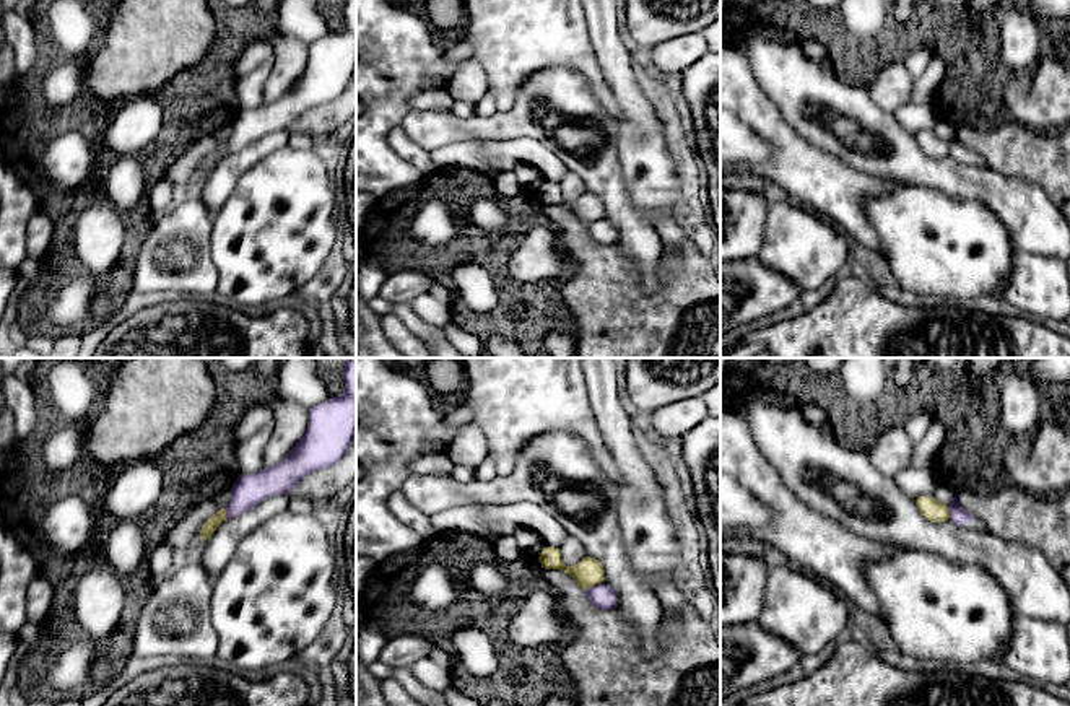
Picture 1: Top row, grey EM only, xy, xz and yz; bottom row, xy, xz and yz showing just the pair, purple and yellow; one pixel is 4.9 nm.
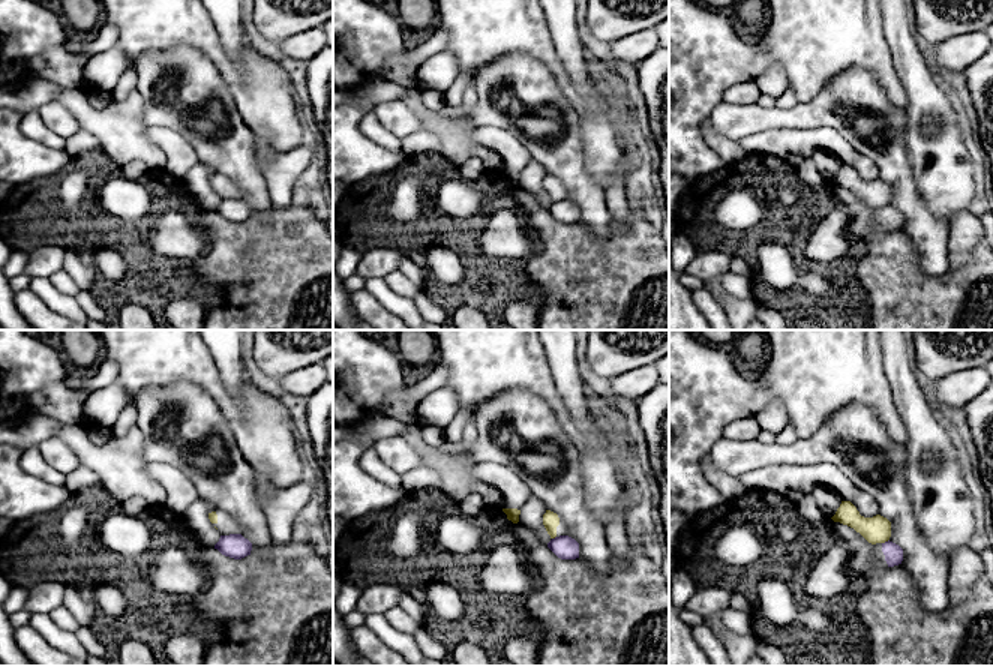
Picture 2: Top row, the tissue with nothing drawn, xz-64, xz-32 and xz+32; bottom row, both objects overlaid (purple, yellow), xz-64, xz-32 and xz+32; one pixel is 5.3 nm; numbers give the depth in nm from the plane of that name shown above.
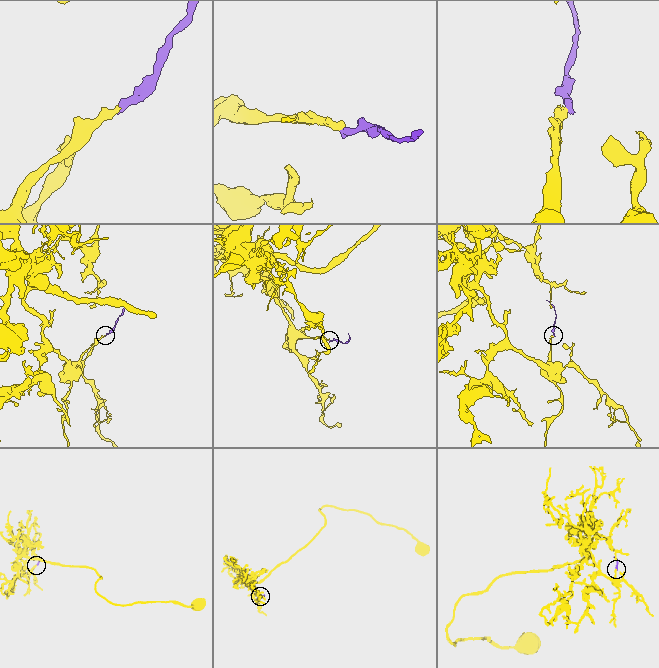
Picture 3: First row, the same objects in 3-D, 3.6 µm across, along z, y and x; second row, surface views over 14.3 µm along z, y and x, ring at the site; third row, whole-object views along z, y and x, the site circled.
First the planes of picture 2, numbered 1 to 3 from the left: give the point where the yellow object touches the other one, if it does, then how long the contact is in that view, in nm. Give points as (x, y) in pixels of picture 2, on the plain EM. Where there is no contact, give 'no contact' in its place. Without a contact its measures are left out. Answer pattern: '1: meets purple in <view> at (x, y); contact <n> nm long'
1: no contact
2: meets purple in xz-32 at (555, 201); contact 30 nm long
3: meets purple in xz+32 at (885, 206); contact 50 nm long

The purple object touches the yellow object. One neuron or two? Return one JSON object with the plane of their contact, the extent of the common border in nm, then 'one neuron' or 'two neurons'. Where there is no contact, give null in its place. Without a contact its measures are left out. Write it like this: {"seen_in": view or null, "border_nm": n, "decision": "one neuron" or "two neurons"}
{"seen_in": "xz", "border_nm": 100, "decision": "two neurons"}

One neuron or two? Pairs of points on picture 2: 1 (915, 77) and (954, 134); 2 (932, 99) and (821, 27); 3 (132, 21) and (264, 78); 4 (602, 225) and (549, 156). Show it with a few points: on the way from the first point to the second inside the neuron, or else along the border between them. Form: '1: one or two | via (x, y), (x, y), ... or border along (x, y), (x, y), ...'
1: one | via (924, 90), (927, 99), (944, 116), (944, 120)
2: two | border along (888, 45), (891, 65), (906, 96), (905, 107)
3: one | via (165, 21), (183, 21), (231, 69)
4: one | via (593, 207), (590, 197), (567, 173)

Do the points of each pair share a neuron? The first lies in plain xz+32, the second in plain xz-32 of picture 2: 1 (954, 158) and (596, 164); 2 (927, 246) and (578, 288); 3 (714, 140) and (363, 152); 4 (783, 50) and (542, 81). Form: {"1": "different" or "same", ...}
{"1": "same", "2": "different", "3": "different", "4": "different"}

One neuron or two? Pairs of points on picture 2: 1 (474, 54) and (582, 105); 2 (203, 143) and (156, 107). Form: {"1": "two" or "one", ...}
{"1": "one", "2": "one"}

